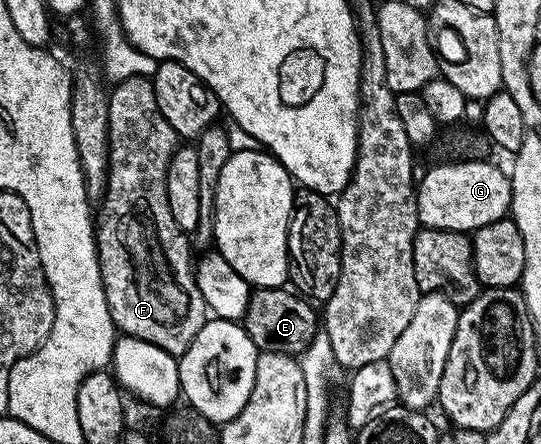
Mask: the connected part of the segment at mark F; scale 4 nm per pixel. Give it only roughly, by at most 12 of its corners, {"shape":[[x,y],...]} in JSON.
{"shape":[[148,76],[109,93],[97,258],[118,334],[181,358],[207,317]]}

